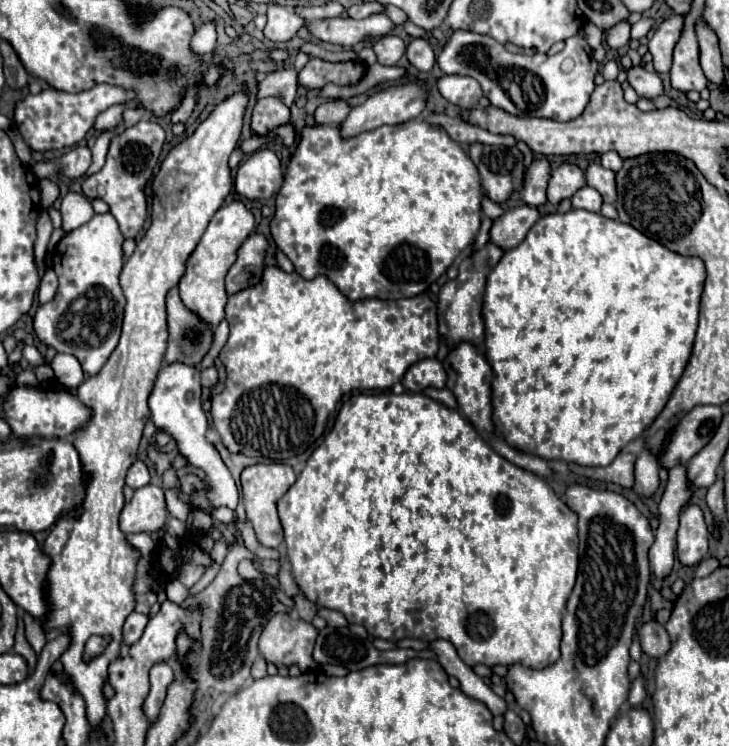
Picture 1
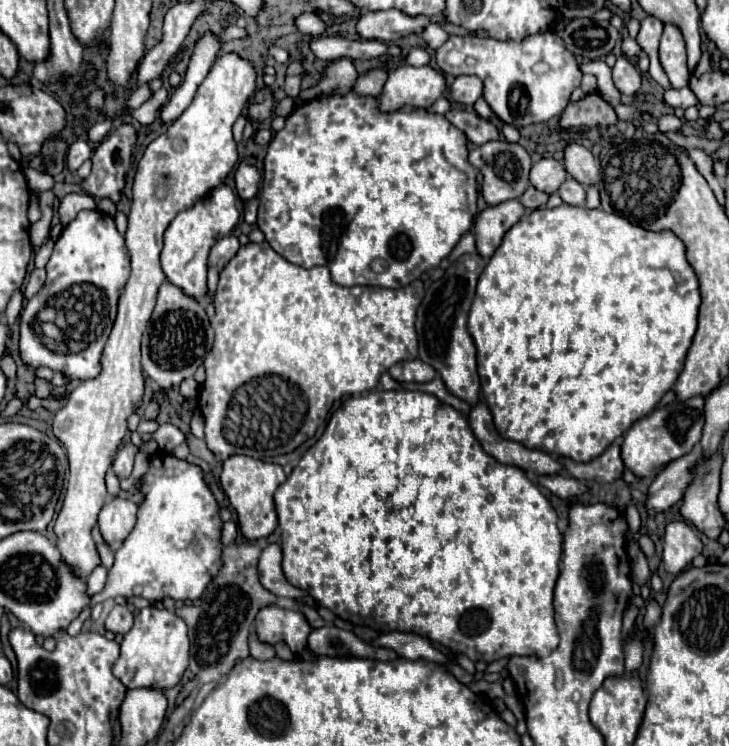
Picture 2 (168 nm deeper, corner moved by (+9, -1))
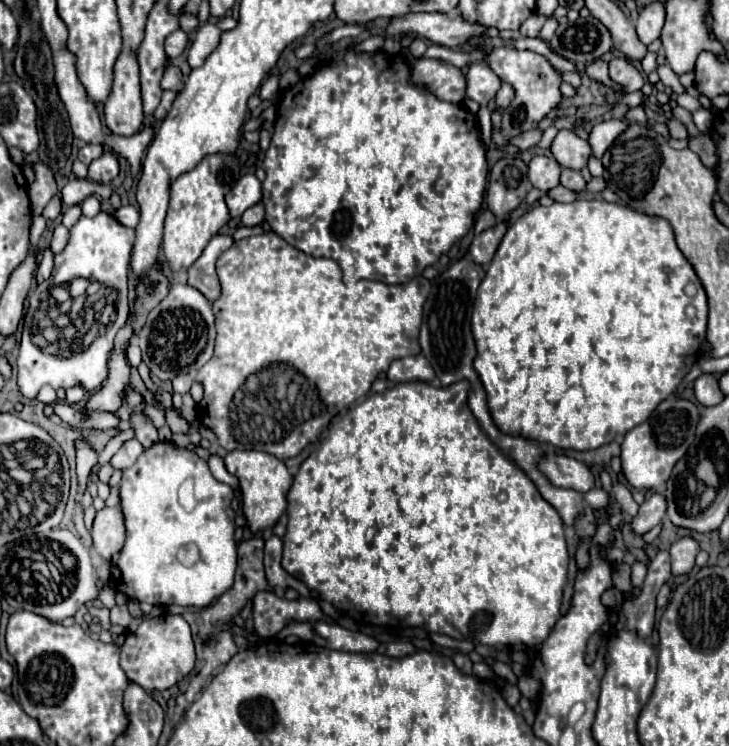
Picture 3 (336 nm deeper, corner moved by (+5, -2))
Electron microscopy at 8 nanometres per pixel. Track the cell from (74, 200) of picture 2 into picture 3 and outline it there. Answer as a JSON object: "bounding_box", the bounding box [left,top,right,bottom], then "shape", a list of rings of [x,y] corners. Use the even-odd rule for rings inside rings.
{"bounding_box":[81,197,101,217],"shape":[[[87,197],[83,203],[81,203],[81,209],[83,209],[83,215],[87,215],[87,217],[93,217],[93,215],[97,215],[99,211],[101,211],[101,205],[99,205],[99,199],[97,197]]]}

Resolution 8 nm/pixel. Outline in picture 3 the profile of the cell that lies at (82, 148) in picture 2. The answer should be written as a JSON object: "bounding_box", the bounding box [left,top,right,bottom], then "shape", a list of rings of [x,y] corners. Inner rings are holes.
{"bounding_box":[79,145,103,165],"shape":[[[85,145],[81,151],[79,151],[79,161],[89,165],[93,159],[101,157],[103,155],[103,147],[101,145]]]}

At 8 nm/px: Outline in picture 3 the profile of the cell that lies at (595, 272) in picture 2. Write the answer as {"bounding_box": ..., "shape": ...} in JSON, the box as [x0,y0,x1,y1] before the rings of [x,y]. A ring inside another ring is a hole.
{"bounding_box":[473,199,707,449],"shape":[[[577,199],[573,203],[553,203],[551,207],[535,205],[523,217],[519,217],[513,225],[509,225],[495,257],[487,269],[485,279],[479,285],[479,293],[473,307],[473,337],[477,345],[475,369],[483,381],[487,391],[487,403],[495,425],[509,435],[523,435],[529,439],[537,439],[539,443],[551,443],[561,449],[597,449],[617,435],[625,435],[635,425],[643,423],[655,407],[665,401],[681,379],[689,373],[691,365],[697,361],[697,353],[701,343],[705,341],[707,327],[707,295],[705,289],[695,275],[691,263],[679,251],[675,243],[673,229],[667,219],[657,215],[645,215],[639,211],[631,211],[631,207],[607,203],[603,199]],[[691,283],[691,295],[687,295],[685,287]]]}

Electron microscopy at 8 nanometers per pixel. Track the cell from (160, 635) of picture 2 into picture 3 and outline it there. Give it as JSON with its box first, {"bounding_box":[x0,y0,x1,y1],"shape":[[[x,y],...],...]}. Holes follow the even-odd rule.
{"bounding_box":[121,615,195,691],"shape":[[[159,615],[147,621],[127,635],[121,647],[121,669],[129,681],[141,685],[147,691],[169,689],[181,681],[195,665],[195,647],[191,639],[191,629],[181,615]]]}

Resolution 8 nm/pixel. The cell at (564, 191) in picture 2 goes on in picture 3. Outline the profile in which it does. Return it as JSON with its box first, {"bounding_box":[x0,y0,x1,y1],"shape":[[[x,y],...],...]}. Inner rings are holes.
{"bounding_box":[561,169,585,191],"shape":[[[563,169],[561,171],[561,185],[565,185],[571,191],[583,191],[585,189],[585,179],[581,177],[579,171],[571,171],[571,169]]]}

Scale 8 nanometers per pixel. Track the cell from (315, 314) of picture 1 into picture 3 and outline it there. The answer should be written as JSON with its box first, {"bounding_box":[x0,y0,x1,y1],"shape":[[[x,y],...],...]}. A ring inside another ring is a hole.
{"bounding_box":[195,231,429,459],"shape":[[[273,231],[263,235],[251,235],[241,241],[235,241],[219,259],[217,259],[217,275],[221,281],[221,297],[213,301],[213,313],[215,313],[215,327],[217,327],[217,339],[215,339],[215,353],[213,357],[197,371],[195,381],[203,385],[203,401],[197,405],[197,419],[213,429],[219,437],[219,443],[227,449],[255,449],[271,453],[279,459],[289,459],[299,455],[309,443],[317,441],[323,427],[345,407],[349,407],[353,401],[363,397],[371,383],[375,381],[379,371],[387,371],[389,363],[393,359],[409,357],[421,353],[419,347],[419,327],[421,327],[421,315],[423,315],[423,303],[427,299],[429,281],[419,275],[407,283],[401,285],[387,285],[379,281],[369,281],[367,285],[345,285],[343,273],[337,261],[325,259],[325,257],[311,257],[297,247],[291,247],[285,239],[275,235]]]}

